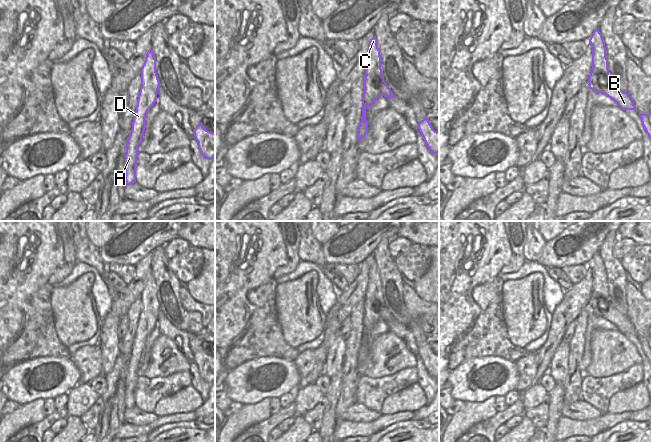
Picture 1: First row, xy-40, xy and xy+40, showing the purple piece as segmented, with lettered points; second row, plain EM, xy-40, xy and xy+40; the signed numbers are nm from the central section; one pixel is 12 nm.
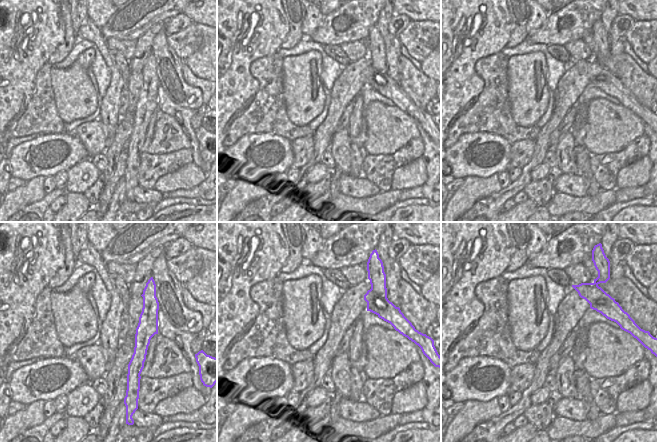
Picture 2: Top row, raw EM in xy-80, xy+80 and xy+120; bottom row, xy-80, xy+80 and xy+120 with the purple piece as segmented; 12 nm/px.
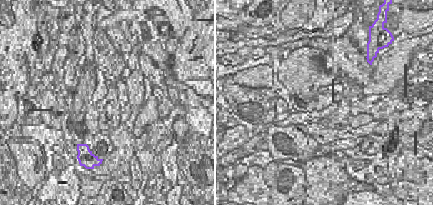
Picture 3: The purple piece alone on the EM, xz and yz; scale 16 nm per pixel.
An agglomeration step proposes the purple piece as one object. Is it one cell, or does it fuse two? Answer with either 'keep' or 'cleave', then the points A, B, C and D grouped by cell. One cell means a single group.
cleave; groups A C D / B

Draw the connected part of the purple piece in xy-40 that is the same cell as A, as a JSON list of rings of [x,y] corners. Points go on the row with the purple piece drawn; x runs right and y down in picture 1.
[[[151,49],[148,50],[141,68],[141,87],[138,94],[136,111],[133,116],[132,129],[126,142],[125,183],[136,182],[136,165],[138,146],[142,142],[145,131],[145,117],[148,110],[157,101],[160,81],[156,72],[156,59]]]

